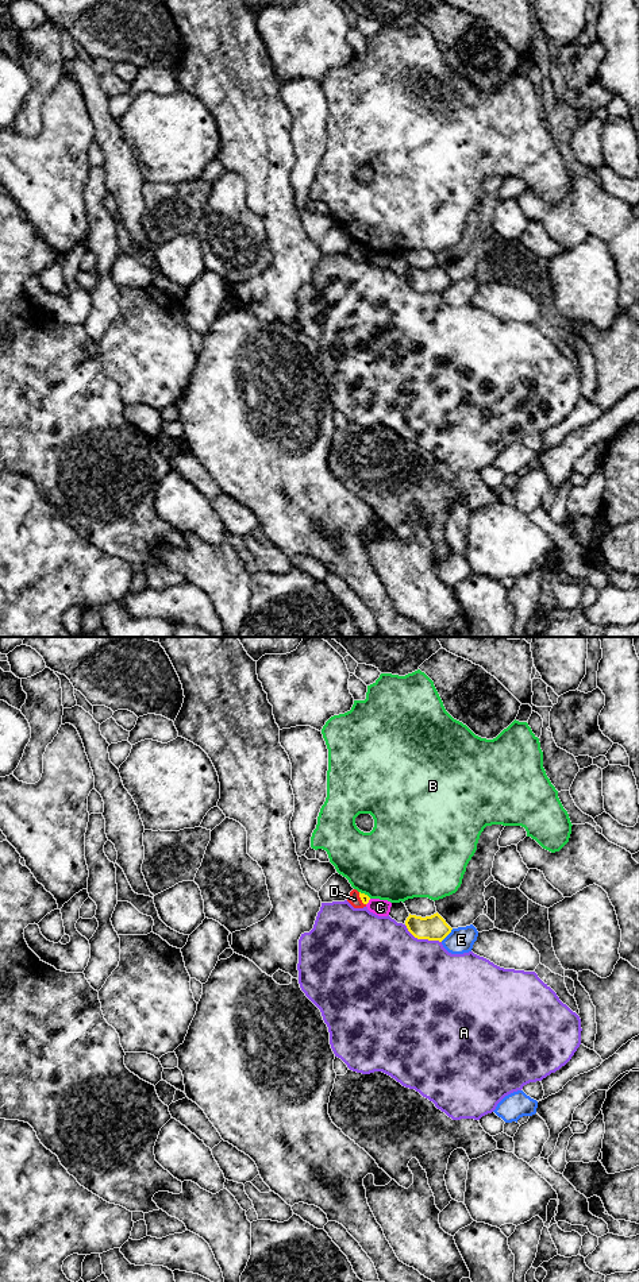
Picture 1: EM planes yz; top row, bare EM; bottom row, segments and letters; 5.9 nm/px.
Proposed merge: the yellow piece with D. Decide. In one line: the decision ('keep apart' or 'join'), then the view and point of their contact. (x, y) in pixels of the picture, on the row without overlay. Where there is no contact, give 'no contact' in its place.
keep apart; contact yz (361, 251)

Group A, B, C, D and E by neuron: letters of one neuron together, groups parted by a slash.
A / B / C / D / E

